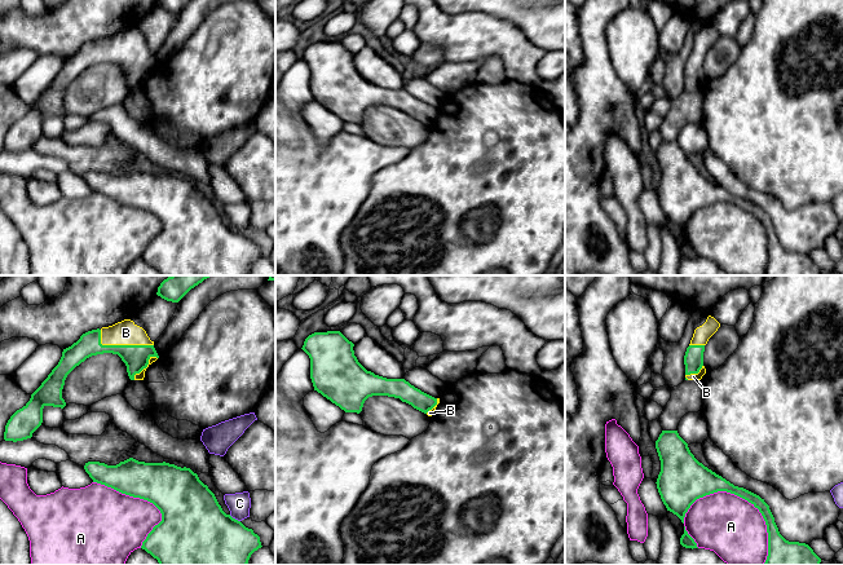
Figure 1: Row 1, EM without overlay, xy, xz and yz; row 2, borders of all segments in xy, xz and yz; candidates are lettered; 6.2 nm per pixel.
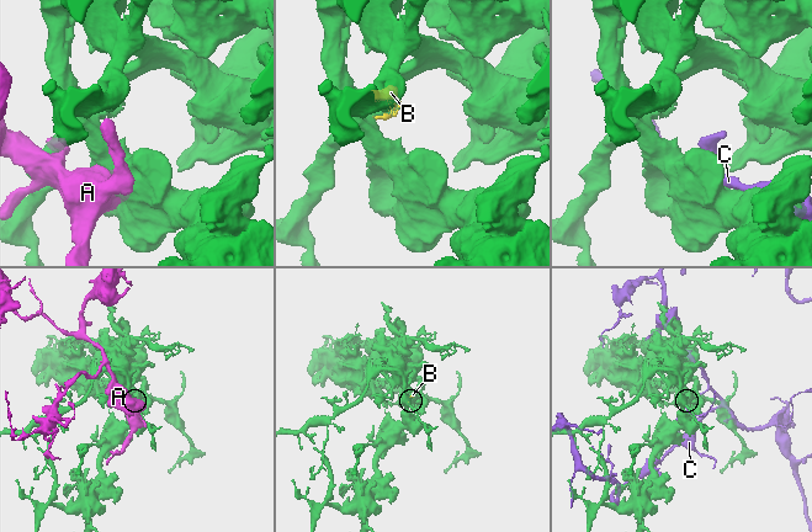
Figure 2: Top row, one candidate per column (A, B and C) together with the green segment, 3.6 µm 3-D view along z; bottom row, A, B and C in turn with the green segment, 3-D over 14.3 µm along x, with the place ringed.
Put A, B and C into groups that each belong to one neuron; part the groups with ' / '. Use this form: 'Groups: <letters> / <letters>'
Groups: A / B / C

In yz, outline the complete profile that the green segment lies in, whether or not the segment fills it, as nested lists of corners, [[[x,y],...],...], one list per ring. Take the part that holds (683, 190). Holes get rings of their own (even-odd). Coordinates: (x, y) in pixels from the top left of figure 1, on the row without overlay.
[[[662,141],[656,159],[661,171],[656,193],[658,203],[667,221],[676,225],[683,234],[685,224],[697,209],[727,202],[747,211],[762,224],[768,243],[768,266],[764,275],[820,275],[821,269],[808,255],[789,252],[780,244],[764,209],[734,197],[699,173],[678,141]]]

